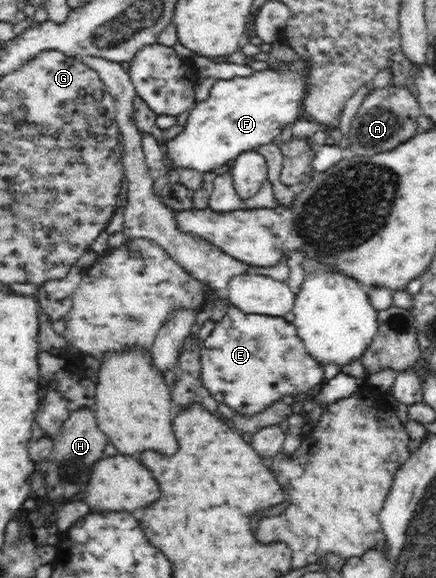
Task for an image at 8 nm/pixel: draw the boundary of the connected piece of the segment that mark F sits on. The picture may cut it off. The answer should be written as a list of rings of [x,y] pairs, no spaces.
[[[302,57],[297,60],[294,64],[287,64],[281,66],[278,70],[273,70],[269,66],[265,71],[254,71],[250,75],[247,76],[239,76],[231,79],[220,79],[218,80],[210,90],[209,97],[204,101],[195,102],[191,111],[189,112],[189,116],[187,118],[186,123],[184,124],[183,131],[181,131],[176,137],[173,137],[169,142],[167,142],[167,155],[169,159],[171,159],[170,167],[172,167],[172,176],[175,177],[177,169],[193,169],[200,172],[205,171],[220,171],[226,170],[226,163],[229,161],[233,161],[237,156],[241,155],[241,153],[245,153],[245,151],[251,151],[259,149],[261,145],[267,145],[267,143],[271,143],[275,141],[283,127],[286,125],[295,123],[299,120],[299,113],[303,111],[302,107],[302,99],[306,96],[306,91],[308,90],[308,83],[306,83],[306,73],[308,72],[308,61],[302,59]]]

